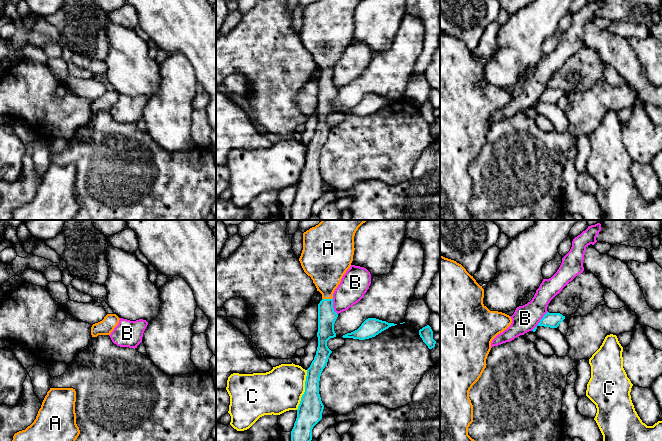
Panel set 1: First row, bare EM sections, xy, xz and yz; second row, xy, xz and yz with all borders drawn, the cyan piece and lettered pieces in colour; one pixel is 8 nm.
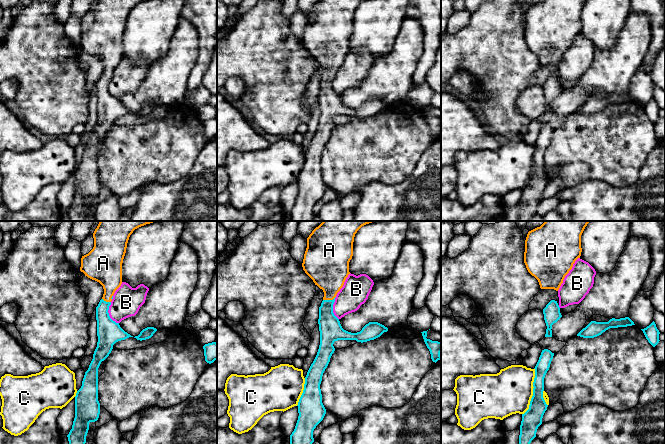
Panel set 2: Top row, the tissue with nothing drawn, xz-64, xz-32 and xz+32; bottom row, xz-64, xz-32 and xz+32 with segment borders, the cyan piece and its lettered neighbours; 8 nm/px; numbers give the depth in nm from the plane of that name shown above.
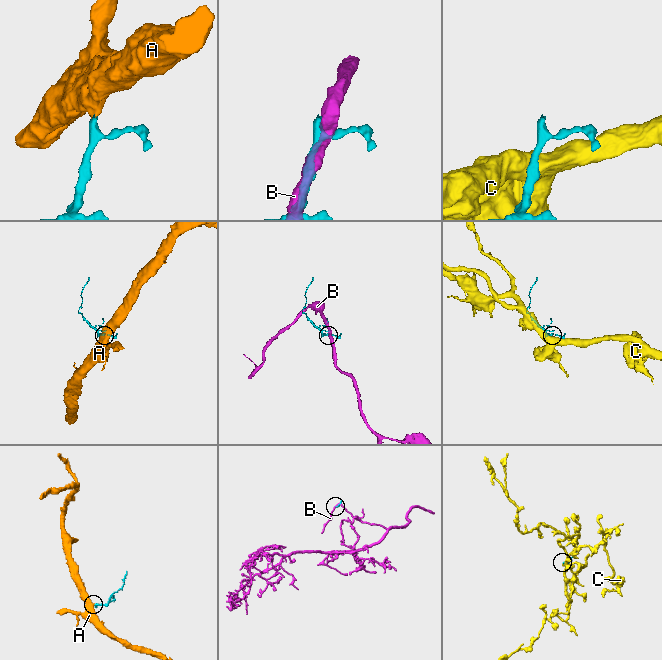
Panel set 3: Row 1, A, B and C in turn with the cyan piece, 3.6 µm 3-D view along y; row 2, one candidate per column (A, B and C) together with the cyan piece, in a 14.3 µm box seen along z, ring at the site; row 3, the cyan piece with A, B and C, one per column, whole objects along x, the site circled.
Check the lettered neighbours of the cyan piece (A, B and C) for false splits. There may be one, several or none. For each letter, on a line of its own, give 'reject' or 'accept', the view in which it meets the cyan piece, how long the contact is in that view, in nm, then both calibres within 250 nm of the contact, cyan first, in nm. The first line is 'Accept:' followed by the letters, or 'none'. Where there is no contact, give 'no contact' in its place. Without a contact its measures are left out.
Accept: A
A: accept | xz | 100 nm | 150/300 nm
B: reject | yz | 200 nm | 120/200 nm
C: reject | xz | 340 nm | 200/360 nm

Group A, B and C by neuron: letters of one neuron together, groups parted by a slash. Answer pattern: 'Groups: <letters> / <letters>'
Groups: A / B / C

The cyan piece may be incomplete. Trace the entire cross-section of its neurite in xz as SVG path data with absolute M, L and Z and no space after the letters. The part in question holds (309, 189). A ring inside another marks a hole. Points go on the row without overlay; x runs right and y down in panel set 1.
M318 0L303 9L303 26L299 37L304 48L311 53L317 67L322 70L318 80L318 123L314 136L307 145L305 168L297 185L297 194L291 207L291 220L308 220L312 205L322 195L324 181L319 170L320 152L332 127L327 122L330 114L336 113L334 99L338 90L333 84L333 69L343 51L350 44L354 31L354 12L362 0Z

